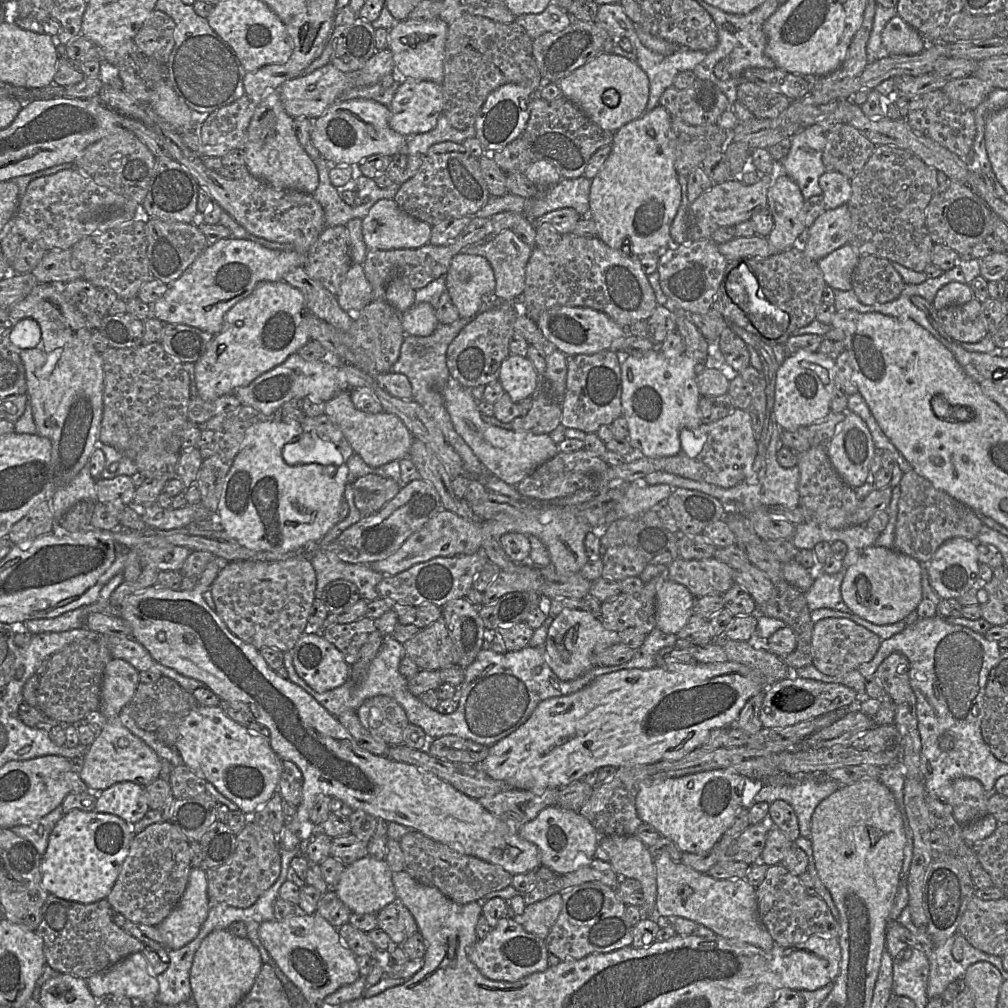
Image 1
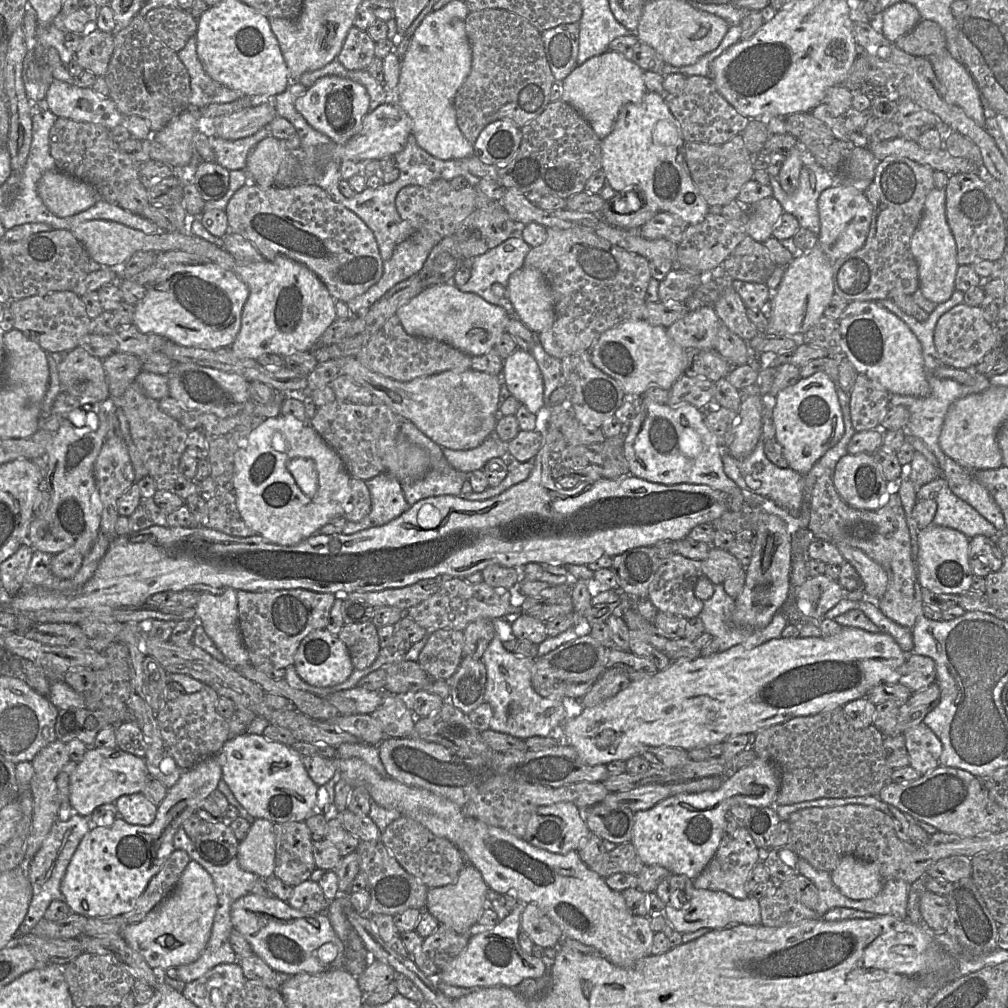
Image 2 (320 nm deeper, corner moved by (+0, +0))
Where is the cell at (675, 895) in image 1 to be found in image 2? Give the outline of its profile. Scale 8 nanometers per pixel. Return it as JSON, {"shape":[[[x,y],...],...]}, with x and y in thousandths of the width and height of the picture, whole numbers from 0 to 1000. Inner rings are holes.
{"shape":[[[689,881],[686,886],[686,893],[682,893],[675,902],[671,902],[665,897],[660,898],[658,908],[661,916],[676,927],[689,925],[694,921],[709,923],[733,917],[741,919],[755,917],[753,893],[745,888],[740,892],[731,892],[720,885],[701,882]]]}

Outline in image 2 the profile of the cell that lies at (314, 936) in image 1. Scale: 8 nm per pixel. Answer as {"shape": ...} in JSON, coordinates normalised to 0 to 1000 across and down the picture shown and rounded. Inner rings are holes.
{"shape":[[[246,886],[230,897],[229,914],[231,920],[247,935],[251,945],[274,964],[294,967],[341,959],[341,937],[320,905],[302,905],[274,890]]]}

